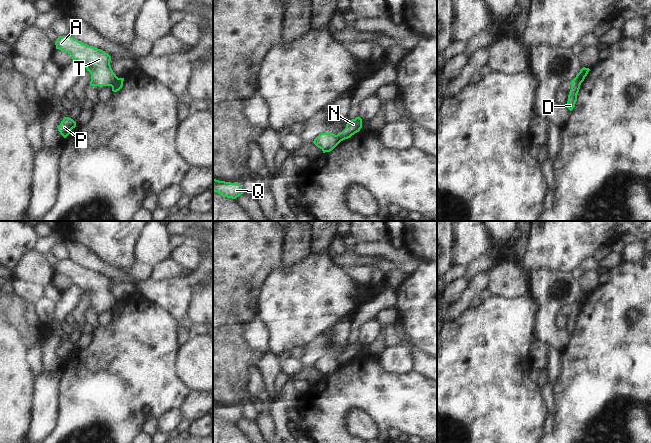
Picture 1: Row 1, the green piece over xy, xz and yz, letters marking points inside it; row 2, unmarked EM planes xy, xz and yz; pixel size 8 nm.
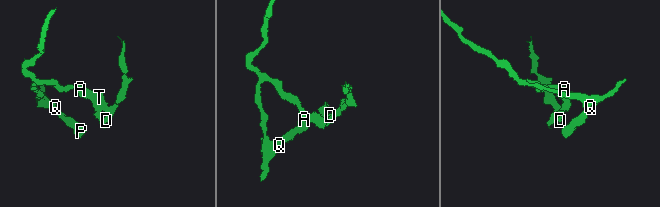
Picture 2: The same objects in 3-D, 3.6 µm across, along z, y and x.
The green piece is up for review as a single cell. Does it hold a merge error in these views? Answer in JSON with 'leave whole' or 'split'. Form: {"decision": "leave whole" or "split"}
{"decision": "split"}

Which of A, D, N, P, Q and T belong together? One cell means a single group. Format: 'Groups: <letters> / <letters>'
Groups: A P Q T / D N.

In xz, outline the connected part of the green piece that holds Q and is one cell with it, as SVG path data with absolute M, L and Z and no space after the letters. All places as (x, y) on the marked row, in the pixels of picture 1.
M213 178L213 190L223 197L236 199L243 194L242 186L238 182L225 182Z

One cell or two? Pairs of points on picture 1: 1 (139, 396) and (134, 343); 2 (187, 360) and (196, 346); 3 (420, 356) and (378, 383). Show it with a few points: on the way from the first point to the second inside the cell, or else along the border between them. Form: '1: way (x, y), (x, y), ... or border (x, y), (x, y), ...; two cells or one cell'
1: way (134, 383), (134, 356); one cell
2: way (190, 357), (196, 349); one cell
3: border (414, 369), (426, 377); two cells

